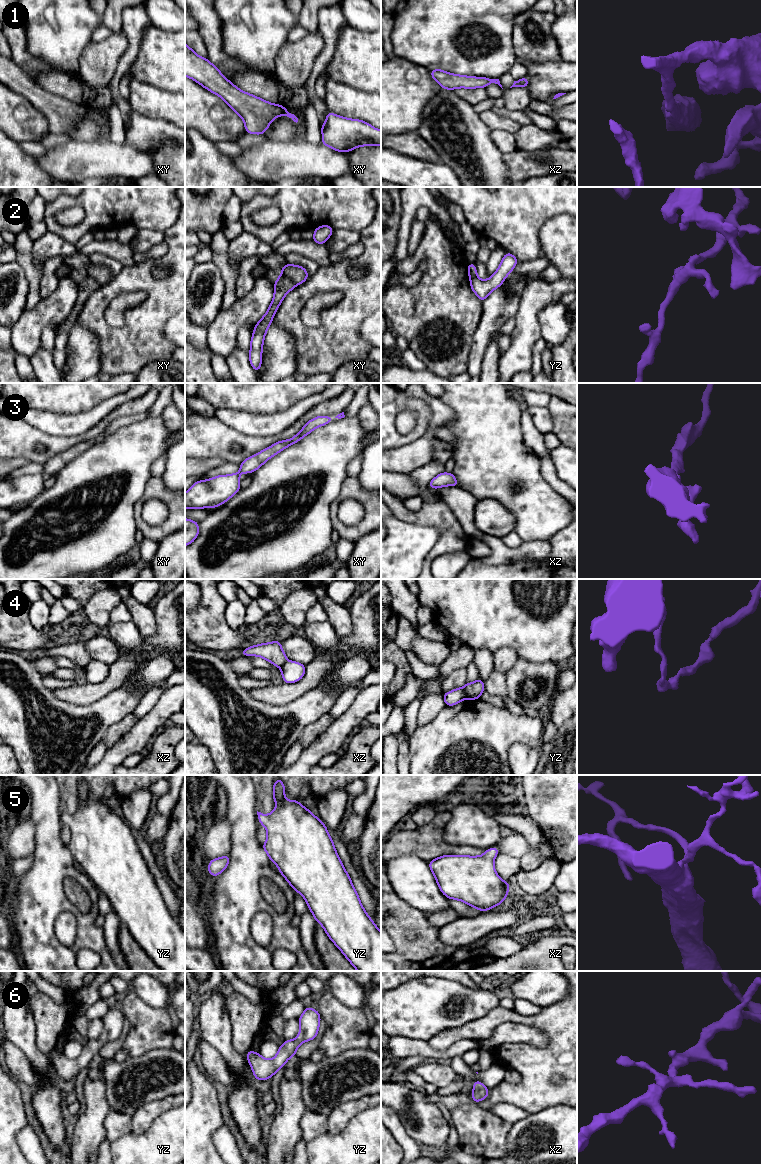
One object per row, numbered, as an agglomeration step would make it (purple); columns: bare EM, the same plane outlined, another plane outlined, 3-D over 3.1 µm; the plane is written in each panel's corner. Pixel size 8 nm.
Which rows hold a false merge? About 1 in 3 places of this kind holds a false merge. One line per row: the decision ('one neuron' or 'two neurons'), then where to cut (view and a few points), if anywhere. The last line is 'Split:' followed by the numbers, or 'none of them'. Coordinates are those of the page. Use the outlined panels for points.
1: one neuron; cut none
2: two neurons; cut xy (281, 274), (296, 284)
3: one neuron; cut none
4: two neurons; cut yz (463, 687), (466, 698)
5: one neuron; cut none
6: one neuron; cut none
Split: 2, 4

